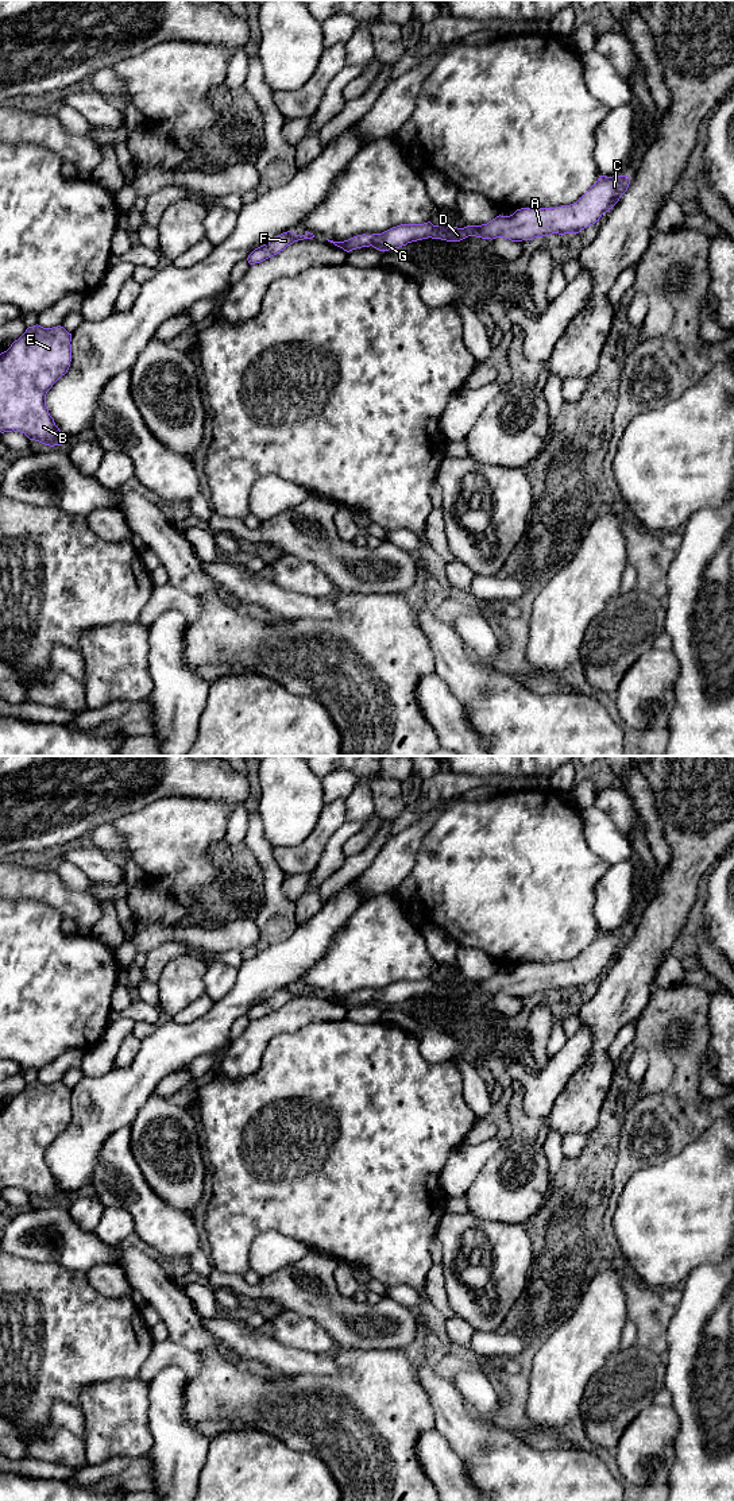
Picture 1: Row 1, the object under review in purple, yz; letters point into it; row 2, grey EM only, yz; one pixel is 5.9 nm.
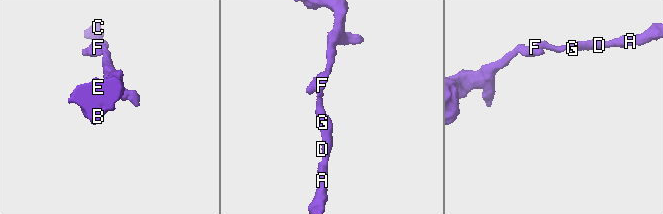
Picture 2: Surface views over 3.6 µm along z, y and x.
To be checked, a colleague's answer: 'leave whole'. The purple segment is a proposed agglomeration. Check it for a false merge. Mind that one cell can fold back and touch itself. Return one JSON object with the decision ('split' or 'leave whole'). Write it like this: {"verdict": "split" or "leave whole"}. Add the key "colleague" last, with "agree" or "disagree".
{"verdict": "leave whole", "colleague": "agree"}

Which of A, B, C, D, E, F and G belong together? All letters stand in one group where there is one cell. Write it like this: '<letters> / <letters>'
A B C D E F G

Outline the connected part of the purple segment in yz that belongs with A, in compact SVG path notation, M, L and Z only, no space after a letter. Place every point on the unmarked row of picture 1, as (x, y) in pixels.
M599 931L598 937L571 961L521 964L510 972L499 971L482 981L457 984L441 977L437 981L428 977L424 980L401 980L382 989L363 989L344 998L327 996L349 1008L370 1002L379 1007L389 1007L428 993L460 998L468 992L476 992L491 996L505 993L511 998L522 998L552 989L579 989L599 977L603 969L610 968L627 946L629 939L629 931Z

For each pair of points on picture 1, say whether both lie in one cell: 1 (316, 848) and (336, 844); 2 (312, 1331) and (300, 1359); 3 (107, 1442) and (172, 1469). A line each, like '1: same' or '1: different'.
1: different
2: different
3: different

